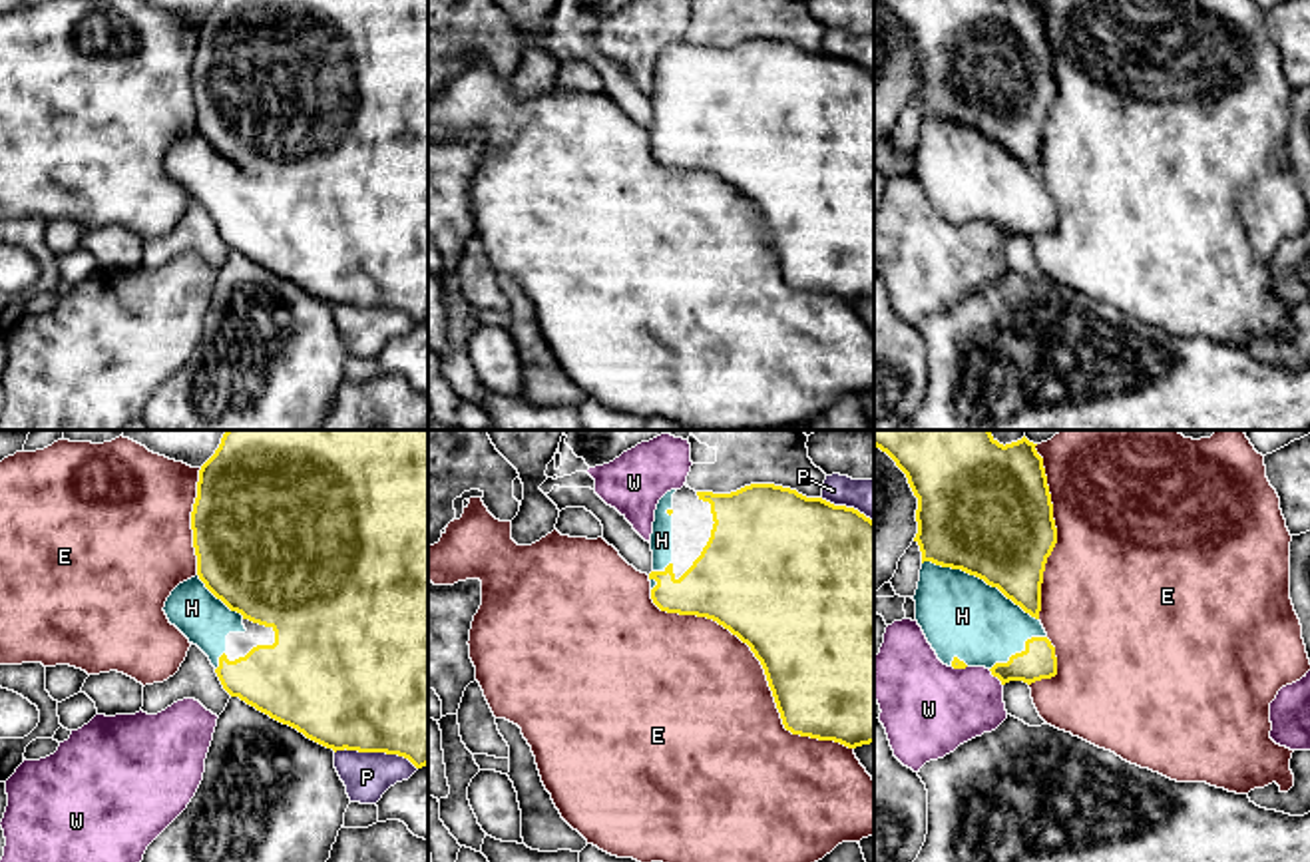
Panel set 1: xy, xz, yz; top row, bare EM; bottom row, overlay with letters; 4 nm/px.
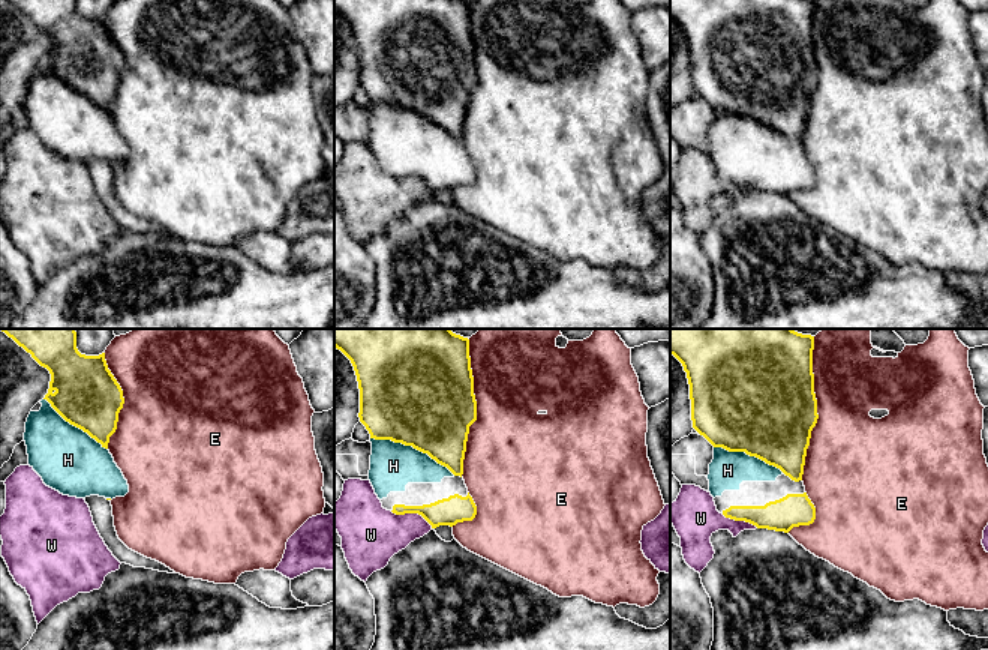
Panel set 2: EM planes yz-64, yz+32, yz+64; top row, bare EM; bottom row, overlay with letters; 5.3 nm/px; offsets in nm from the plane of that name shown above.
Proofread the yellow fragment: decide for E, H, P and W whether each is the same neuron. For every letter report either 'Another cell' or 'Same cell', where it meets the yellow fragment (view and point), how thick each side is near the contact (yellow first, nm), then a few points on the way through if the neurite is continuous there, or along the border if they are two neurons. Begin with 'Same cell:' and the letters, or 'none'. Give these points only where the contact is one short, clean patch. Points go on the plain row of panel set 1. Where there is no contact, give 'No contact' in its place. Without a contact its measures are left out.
Same cell: H
E: Another cell. Touches yellow at xz (763, 221). Thickness 500 nm (yellow) against 480 nm
H: Same cell. Touches yellow at yz (980, 132). Thickness 480 nm (yellow) against 320 nm
P: Another cell. Touches yellow at xy (377, 305). Thickness 500 nm (yellow) against 190 nm
W: Another cell. Touches yellow at yz (996, 229). Thickness 150 nm (yellow) against 320 nm. Boundary: yz (988, 223), (1002, 239)

